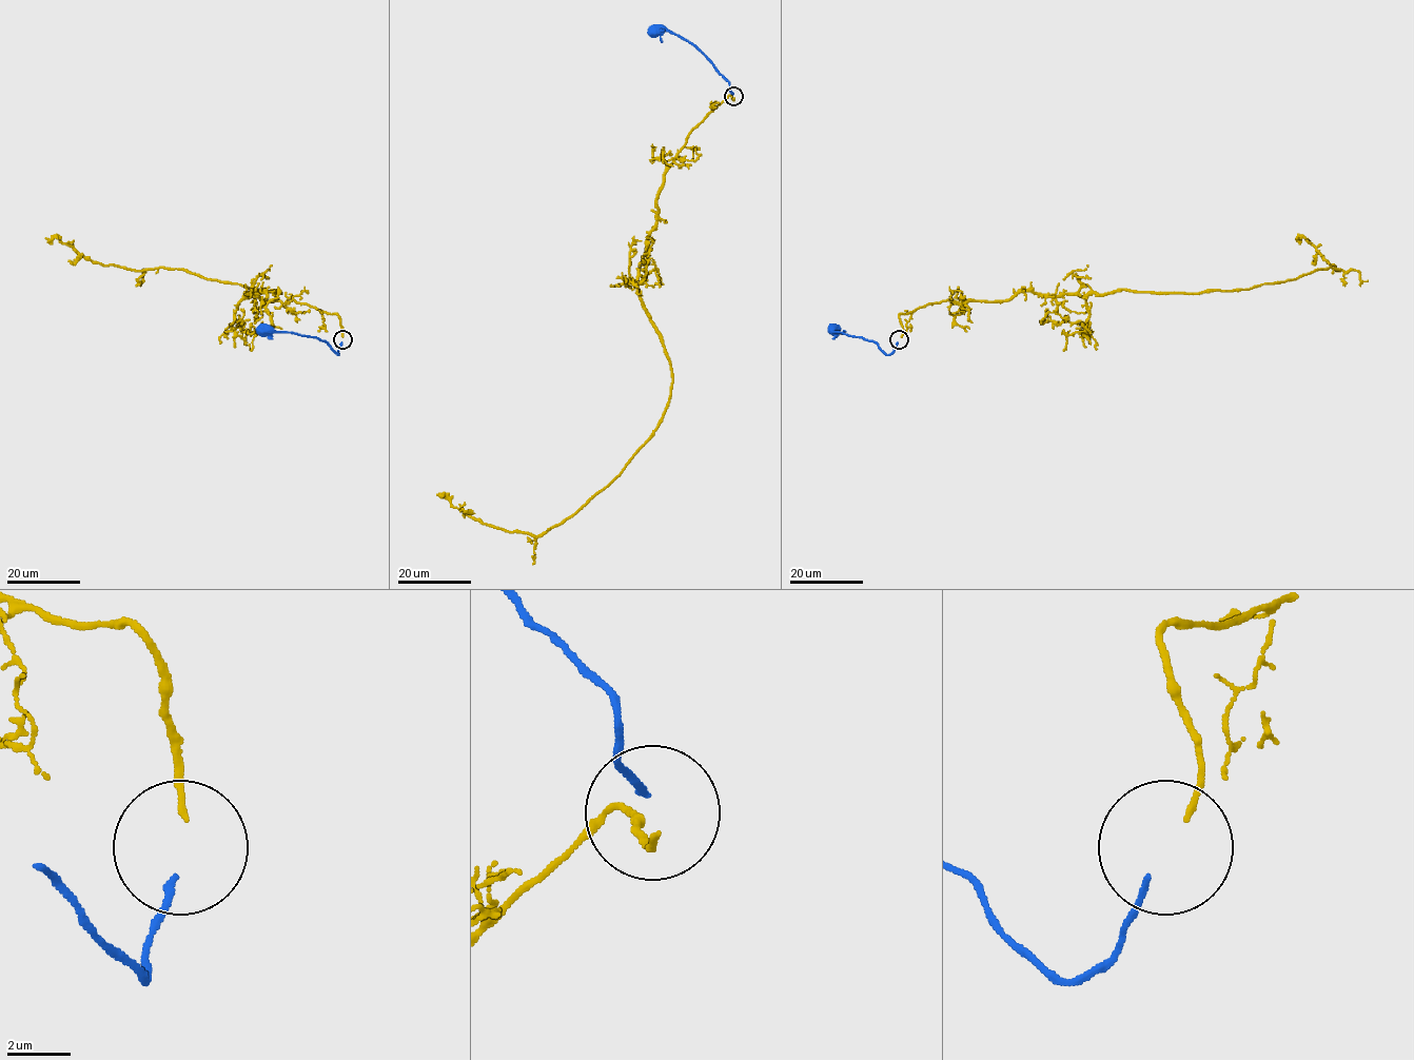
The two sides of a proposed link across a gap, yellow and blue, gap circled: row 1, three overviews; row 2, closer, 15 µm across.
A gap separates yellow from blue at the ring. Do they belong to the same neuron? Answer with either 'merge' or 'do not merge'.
merge

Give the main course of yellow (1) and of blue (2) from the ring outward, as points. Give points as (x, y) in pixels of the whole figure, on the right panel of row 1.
1: (901, 337), (900, 314), (947, 300), (1009, 300), (1029, 290), (1238, 290), (1339, 270), (1297, 237)
2: (898, 342), (895, 350), (886, 355), (876, 342), (836, 331)

